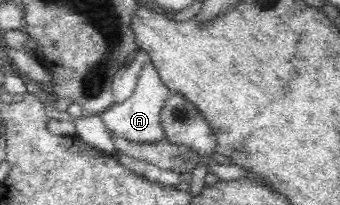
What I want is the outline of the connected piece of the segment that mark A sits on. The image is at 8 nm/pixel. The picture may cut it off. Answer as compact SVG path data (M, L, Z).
M150 62L144 65L144 69L141 69L139 74L135 91L129 96L129 99L123 103L112 105L101 114L103 124L113 137L125 139L130 143L145 143L146 145L153 145L159 141L168 141L169 143L169 136L161 124L163 101L169 96L167 86L163 84L157 70Z

